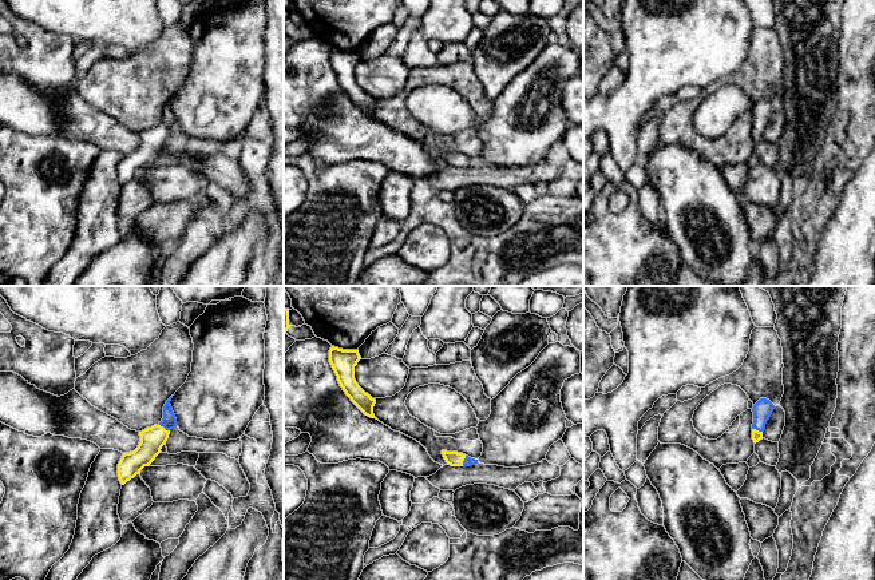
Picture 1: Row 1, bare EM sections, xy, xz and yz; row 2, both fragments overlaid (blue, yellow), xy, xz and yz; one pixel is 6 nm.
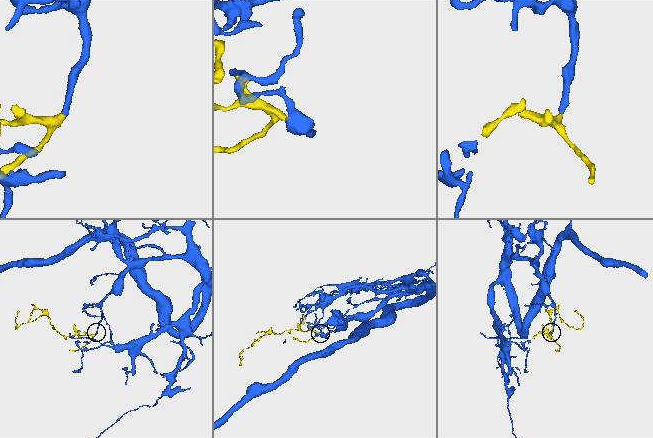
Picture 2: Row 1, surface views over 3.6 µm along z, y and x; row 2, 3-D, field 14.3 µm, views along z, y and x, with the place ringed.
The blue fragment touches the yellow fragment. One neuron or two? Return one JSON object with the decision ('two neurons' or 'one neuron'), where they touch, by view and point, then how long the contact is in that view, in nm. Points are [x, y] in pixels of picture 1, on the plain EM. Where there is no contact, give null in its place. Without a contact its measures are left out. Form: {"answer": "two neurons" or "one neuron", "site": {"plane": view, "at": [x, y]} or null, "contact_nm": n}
{"answer": "one neuron", "site": {"plane": "xy", "at": [165, 128]}, "contact_nm": 80}

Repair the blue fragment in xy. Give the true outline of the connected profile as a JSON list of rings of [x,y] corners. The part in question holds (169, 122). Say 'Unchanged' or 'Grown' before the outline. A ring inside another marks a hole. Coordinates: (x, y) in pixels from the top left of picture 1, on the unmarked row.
Grown. [[[173,96],[166,102],[163,107],[163,119],[158,126],[147,128],[139,132],[140,143],[134,152],[123,154],[119,164],[118,164],[118,178],[122,186],[134,179],[144,167],[149,167],[155,158],[161,154],[162,147],[166,144],[170,131],[177,128],[177,119],[171,110],[170,102]]]

